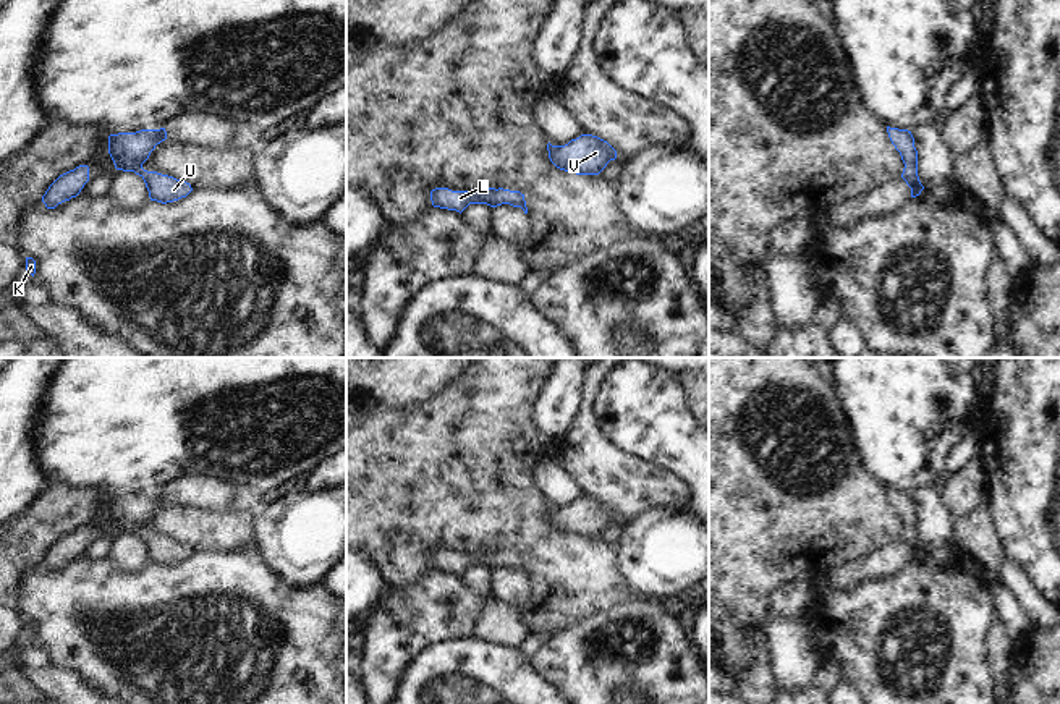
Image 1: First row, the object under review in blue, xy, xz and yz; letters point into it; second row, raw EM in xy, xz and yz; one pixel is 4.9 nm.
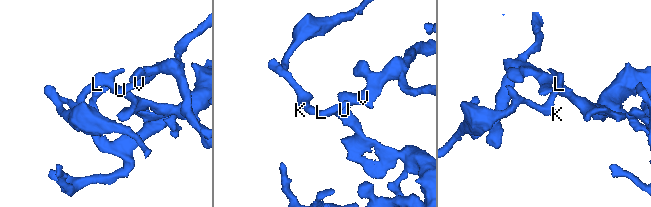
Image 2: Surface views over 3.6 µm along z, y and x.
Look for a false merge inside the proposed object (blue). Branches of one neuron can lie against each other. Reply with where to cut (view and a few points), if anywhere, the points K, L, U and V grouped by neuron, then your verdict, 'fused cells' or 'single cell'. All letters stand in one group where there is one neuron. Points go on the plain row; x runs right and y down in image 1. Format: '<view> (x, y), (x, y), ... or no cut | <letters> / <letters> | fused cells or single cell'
no cut | K L U V | single cell

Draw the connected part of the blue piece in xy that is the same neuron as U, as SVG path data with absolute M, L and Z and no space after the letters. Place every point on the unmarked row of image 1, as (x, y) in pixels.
M165 490L108 498L108 516L115 531L139 537L146 545L151 563L162 566L186 560L193 553L186 544L142 531L142 526L149 521L155 508L165 502Z

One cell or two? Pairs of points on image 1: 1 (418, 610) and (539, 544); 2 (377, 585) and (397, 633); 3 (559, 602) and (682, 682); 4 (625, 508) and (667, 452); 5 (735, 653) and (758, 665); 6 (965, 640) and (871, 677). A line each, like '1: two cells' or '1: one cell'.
1: two cells
2: two cells
3: two cells
4: two cells
5: two cells
6: one cell

